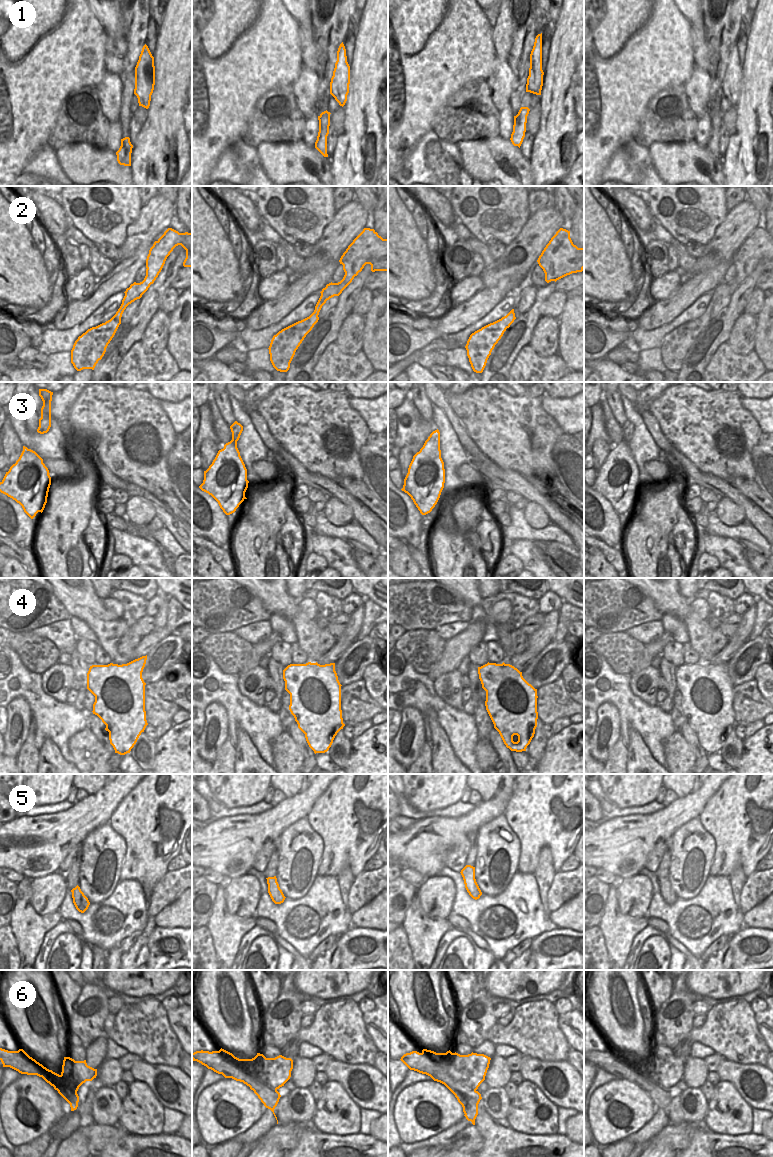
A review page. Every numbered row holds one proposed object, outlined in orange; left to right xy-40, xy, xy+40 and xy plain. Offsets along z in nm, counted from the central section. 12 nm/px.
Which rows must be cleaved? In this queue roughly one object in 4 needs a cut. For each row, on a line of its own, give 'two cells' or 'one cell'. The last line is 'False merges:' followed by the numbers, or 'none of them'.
1: two cells
2: one cell
3: one cell
4: one cell
5: one cell
6: one cell
False merges: 1

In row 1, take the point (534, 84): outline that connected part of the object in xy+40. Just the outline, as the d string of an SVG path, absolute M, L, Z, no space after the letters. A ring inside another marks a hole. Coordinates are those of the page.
M542 33L535 38L534 46L530 54L529 76L527 78L526 90L530 93L541 95L543 86L542 70Z

